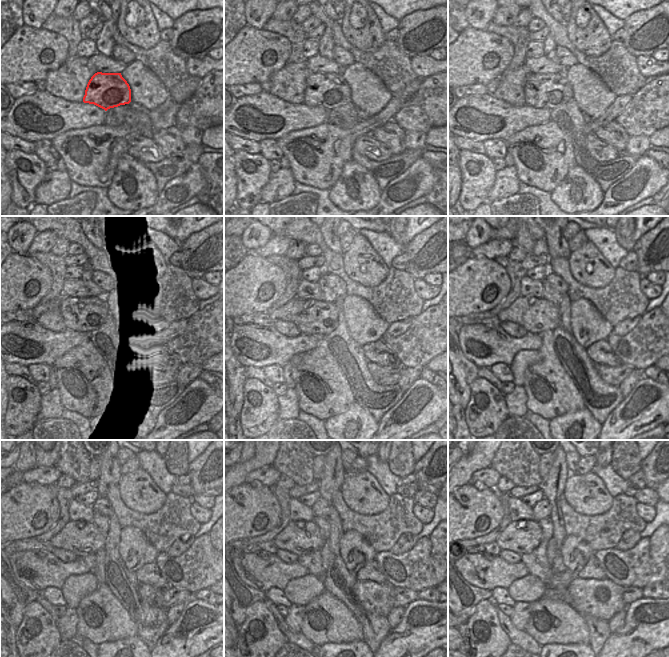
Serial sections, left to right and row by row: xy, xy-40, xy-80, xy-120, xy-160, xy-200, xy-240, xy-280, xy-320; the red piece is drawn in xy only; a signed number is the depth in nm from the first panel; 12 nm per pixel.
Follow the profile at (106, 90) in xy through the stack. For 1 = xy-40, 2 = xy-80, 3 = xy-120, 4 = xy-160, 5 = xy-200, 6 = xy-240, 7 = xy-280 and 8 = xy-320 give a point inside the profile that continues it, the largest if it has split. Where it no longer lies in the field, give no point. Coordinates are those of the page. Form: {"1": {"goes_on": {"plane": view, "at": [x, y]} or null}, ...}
{"1": {"goes_on": {"plane": "xy-40", "at": [327, 90]}}, "2": {"goes_on": {"plane": "xy-80", "at": [542, 90]}}, "3": {"goes_on": {"plane": "xy-120", "at": [93, 315]}}, "4": {"goes_on": {"plane": "xy-160", "at": [313, 317]}}, "5": {"goes_on": {"plane": "xy-200", "at": [535, 315]}}, "6": {"goes_on": {"plane": "xy-240", "at": [83, 538]}}, "7": {"goes_on": {"plane": "xy-280", "at": [300, 537]}}, "8": {"goes_on": {"plane": "xy-320", "at": [523, 536]}}}

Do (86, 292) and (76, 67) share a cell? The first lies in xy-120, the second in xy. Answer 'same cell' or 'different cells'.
different cells

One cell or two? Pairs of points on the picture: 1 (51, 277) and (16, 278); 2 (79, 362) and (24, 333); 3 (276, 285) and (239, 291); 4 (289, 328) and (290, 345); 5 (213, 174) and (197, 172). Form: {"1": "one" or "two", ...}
{"1": "one", "2": "two", "3": "one", "4": "two", "5": "two"}

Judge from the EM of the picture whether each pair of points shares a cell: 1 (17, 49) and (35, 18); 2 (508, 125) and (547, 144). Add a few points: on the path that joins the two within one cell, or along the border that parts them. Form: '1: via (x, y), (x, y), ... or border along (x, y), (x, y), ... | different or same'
1: border along (24, 24), (30, 27), (41, 28) | different
2: border along (542, 123), (527, 126), (514, 132), (504, 140) | different

